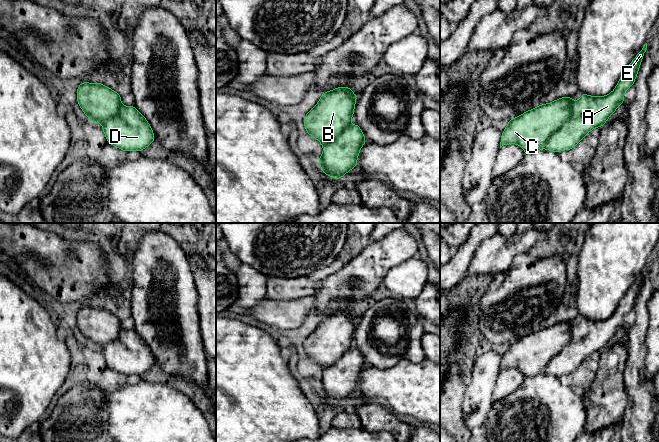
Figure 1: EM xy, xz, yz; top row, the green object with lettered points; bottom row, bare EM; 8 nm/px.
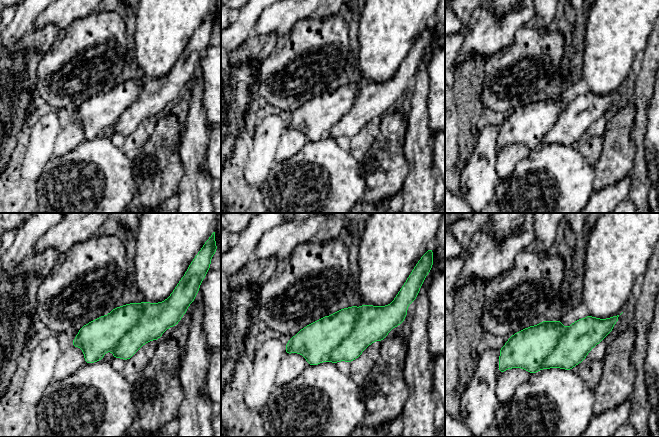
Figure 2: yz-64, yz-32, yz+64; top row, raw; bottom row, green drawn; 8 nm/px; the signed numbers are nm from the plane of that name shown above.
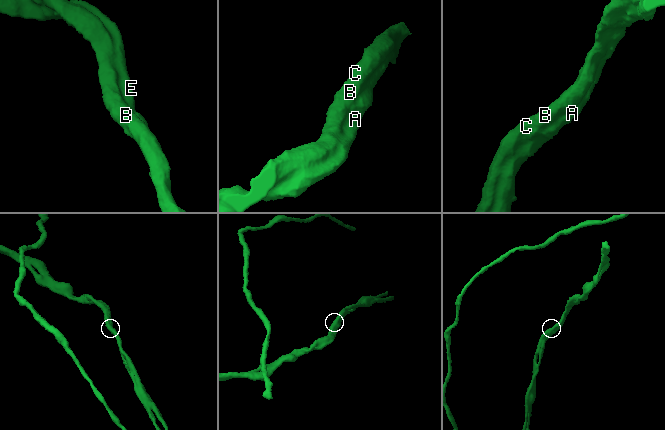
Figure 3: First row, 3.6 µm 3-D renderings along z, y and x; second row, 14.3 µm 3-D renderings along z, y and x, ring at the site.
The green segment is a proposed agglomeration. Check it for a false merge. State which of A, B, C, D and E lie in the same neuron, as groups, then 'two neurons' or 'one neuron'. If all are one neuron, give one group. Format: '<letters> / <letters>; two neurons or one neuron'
A B C D E; one neuron

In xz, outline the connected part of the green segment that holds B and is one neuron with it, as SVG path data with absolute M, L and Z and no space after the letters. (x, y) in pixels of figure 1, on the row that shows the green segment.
M351 86L337 87L324 92L318 103L304 117L306 133L323 145L323 154L317 160L322 171L329 177L341 179L347 172L357 166L361 147L367 142L358 124L351 125L357 96Z

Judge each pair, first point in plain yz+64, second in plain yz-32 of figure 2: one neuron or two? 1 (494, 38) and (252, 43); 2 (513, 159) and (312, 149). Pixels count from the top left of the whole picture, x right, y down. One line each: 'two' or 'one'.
1: two
2: two

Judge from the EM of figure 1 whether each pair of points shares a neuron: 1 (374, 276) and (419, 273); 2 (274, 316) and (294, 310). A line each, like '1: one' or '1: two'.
1: two
2: one

